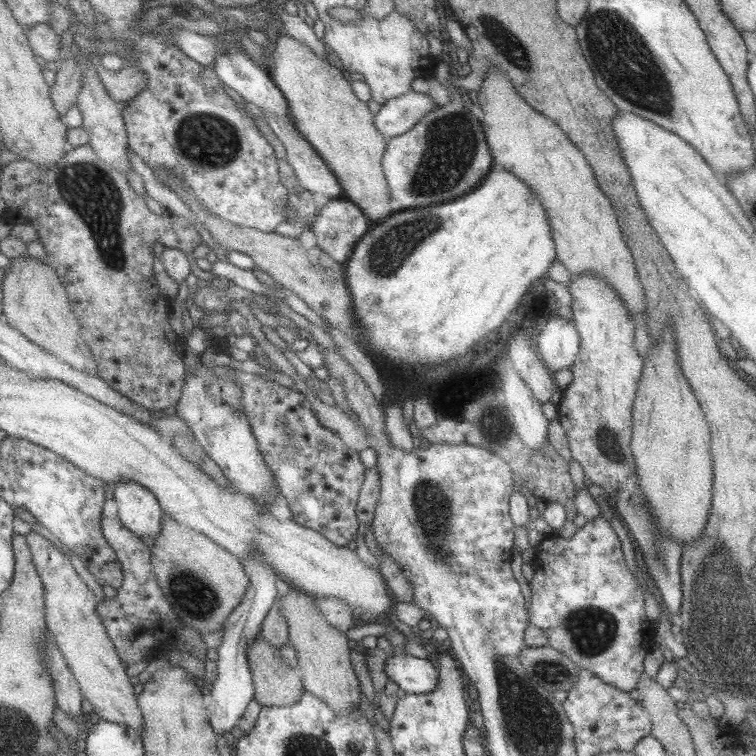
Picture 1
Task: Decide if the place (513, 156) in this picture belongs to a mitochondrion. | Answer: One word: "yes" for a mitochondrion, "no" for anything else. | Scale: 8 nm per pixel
no

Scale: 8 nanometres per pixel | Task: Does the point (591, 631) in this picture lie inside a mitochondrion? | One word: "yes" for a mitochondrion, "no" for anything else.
yes

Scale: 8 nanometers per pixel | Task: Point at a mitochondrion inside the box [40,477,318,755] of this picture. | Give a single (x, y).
(190, 594)

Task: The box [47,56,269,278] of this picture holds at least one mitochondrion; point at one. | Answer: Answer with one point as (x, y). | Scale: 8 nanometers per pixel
(98, 202)

